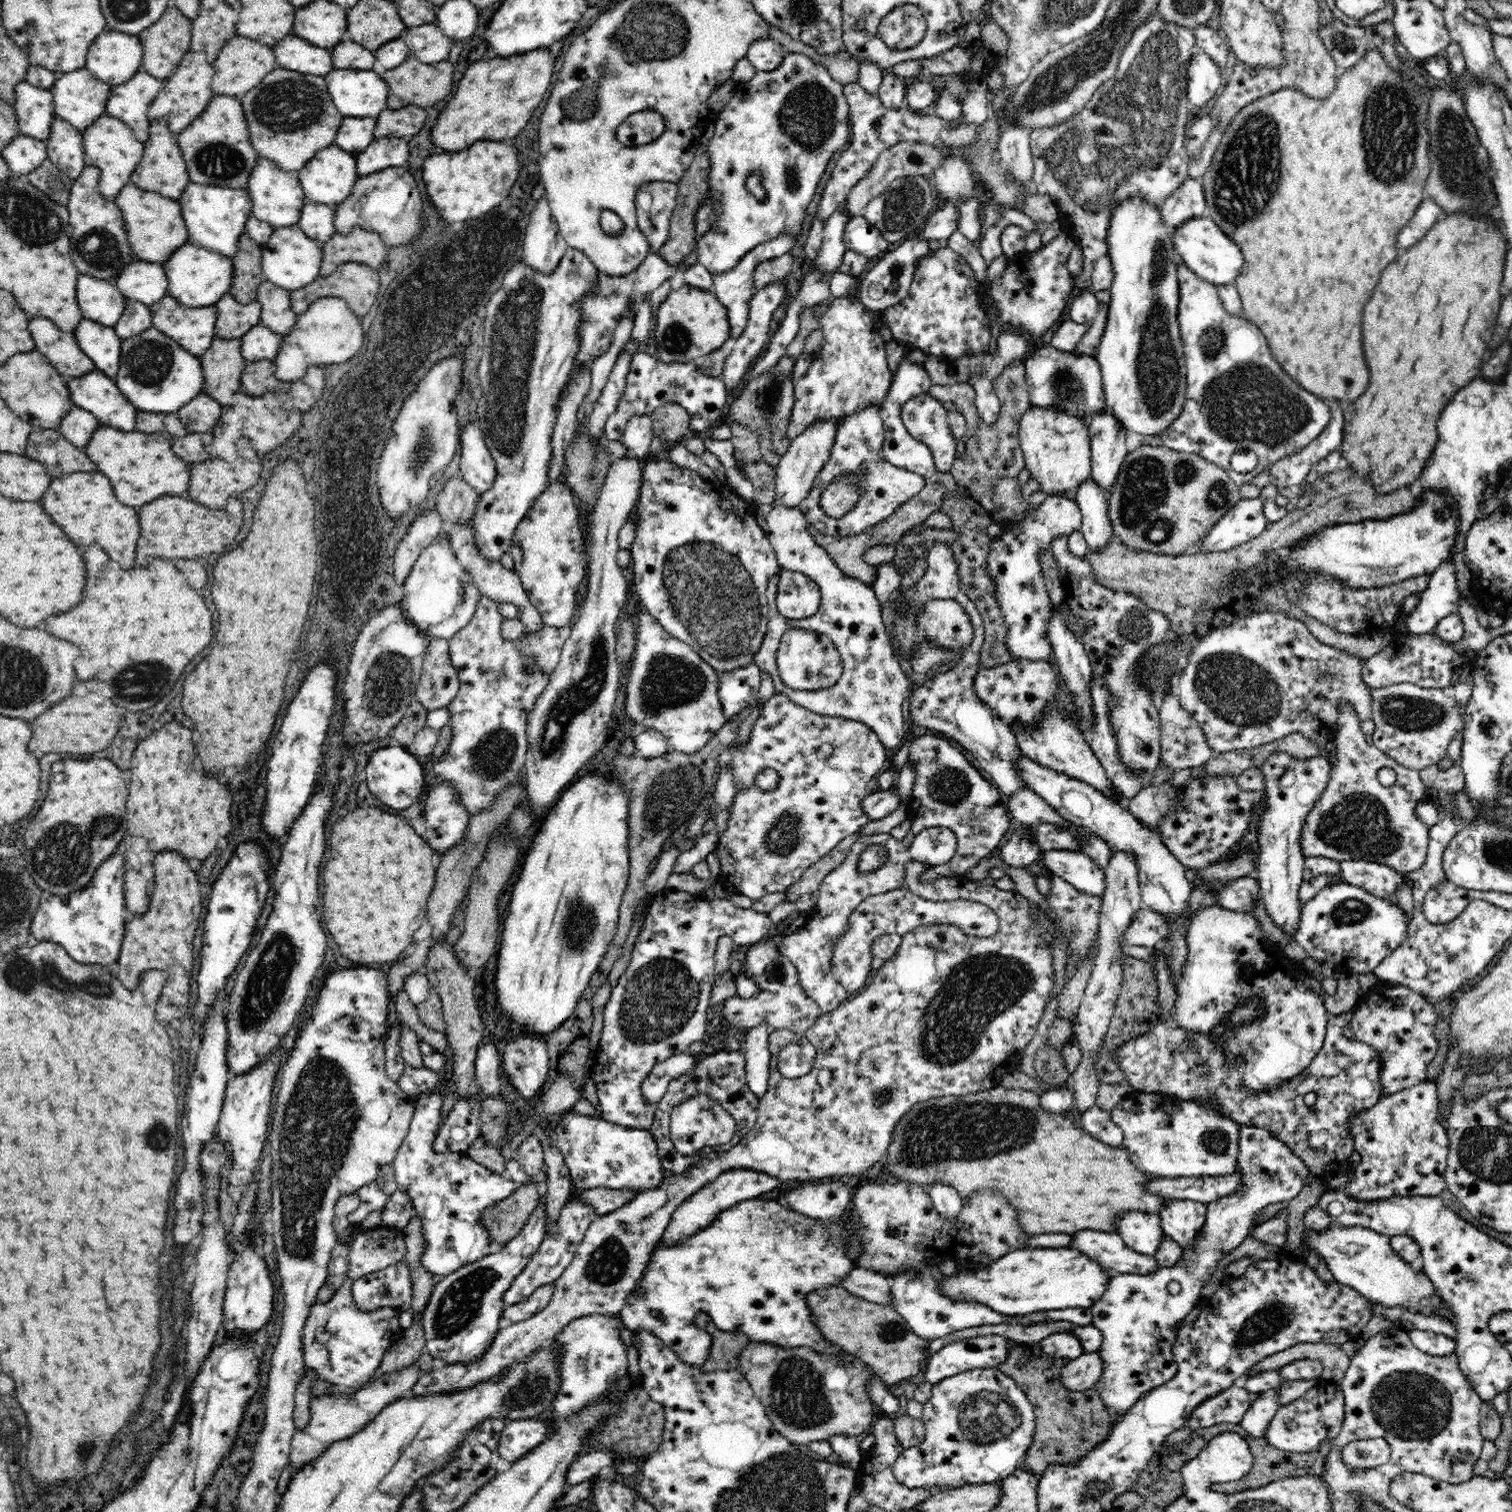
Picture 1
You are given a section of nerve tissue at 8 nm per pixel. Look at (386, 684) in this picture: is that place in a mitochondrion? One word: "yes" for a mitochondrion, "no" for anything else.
yes

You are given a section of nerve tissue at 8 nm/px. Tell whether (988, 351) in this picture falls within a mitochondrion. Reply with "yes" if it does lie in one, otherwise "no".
no

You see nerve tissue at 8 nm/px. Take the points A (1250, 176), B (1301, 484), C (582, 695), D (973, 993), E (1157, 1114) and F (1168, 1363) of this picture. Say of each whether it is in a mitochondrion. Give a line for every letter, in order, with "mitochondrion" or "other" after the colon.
A: mitochondrion
B: other
C: mitochondrion
D: mitochondrion
E: other
F: other

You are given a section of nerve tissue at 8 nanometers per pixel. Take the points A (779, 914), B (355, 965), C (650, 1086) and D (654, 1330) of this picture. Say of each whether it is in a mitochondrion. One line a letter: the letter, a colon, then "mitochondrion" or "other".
A: other
B: other
C: other
D: other

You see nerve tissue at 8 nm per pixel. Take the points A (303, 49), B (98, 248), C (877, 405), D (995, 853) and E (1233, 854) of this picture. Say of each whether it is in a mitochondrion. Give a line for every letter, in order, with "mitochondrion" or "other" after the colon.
A: other
B: mitochondrion
C: other
D: other
E: other

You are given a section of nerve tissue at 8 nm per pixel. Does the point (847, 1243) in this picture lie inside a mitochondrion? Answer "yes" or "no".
no

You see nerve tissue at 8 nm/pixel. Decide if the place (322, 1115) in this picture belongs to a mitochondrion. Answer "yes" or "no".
yes

